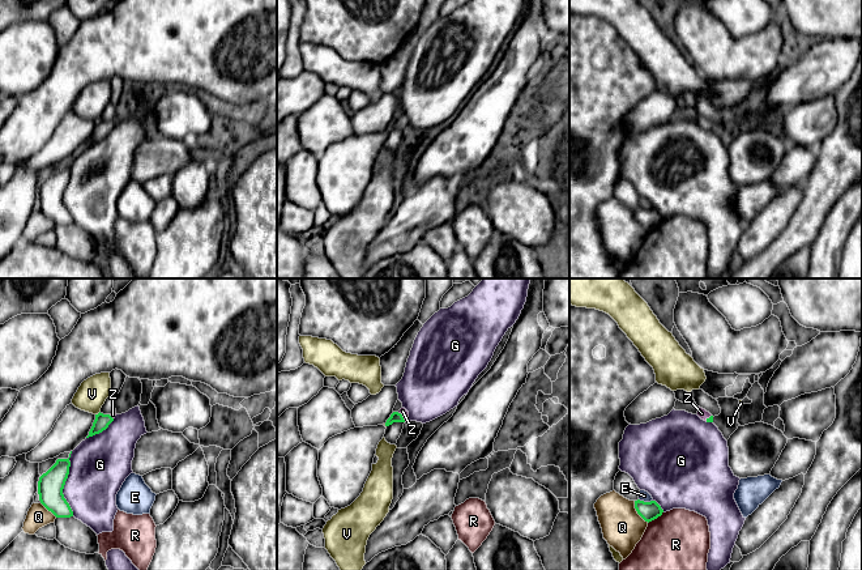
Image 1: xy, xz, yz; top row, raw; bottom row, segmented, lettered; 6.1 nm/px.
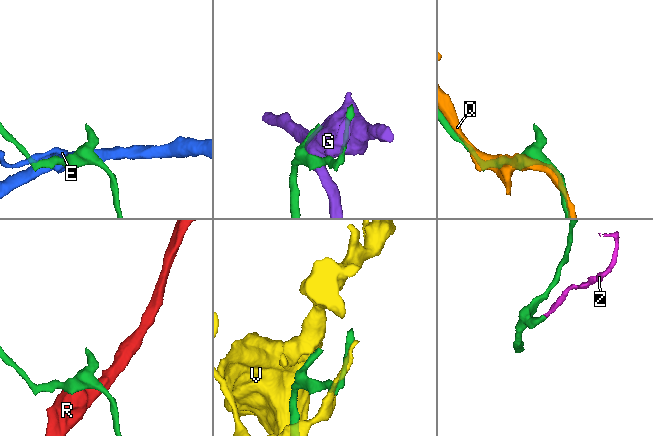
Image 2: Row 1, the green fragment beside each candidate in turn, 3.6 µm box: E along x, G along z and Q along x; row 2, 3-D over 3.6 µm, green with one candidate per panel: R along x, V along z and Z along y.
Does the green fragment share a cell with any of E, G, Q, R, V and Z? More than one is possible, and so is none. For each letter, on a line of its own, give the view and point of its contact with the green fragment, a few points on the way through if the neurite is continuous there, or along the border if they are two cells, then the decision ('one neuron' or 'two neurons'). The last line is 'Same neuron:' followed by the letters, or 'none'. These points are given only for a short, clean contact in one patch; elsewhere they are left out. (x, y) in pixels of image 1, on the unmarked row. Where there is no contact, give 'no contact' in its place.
E: meets green in yz at (645, 209); two neurons
G: meets green in xy at (64, 191); two neurons
Q: meets green in yz at (638, 220); two neurons
R: meets green in yz at (656, 225); two neurons
V: meets green in xy at (98, 120); two neurons
Z: meets green in xz at (401, 123); runs through xz (395, 124), (401, 123), (402, 118); one neuron
Same neuron: Z

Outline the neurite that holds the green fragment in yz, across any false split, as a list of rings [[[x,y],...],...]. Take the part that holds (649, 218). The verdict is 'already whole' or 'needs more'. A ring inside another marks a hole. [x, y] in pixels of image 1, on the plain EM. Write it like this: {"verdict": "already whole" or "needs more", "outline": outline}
{"verdict": "already whole", "outline": [[[635,208],[635,216],[637,221],[645,227],[652,229],[662,222],[663,217],[656,208],[644,209],[644,208]]]}

